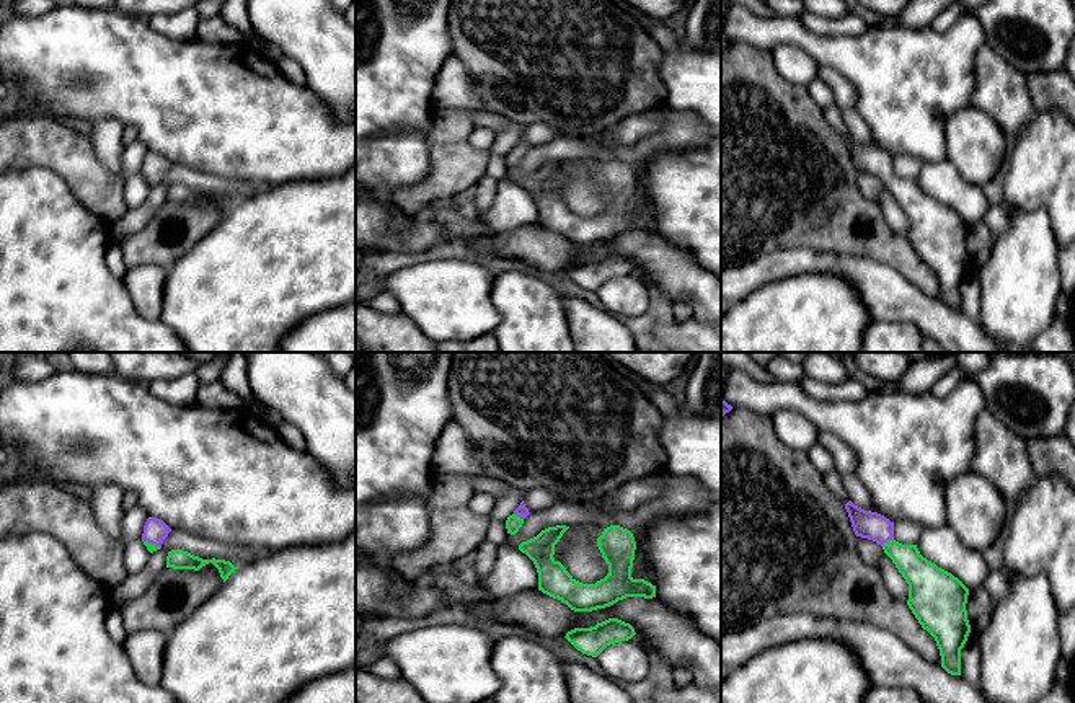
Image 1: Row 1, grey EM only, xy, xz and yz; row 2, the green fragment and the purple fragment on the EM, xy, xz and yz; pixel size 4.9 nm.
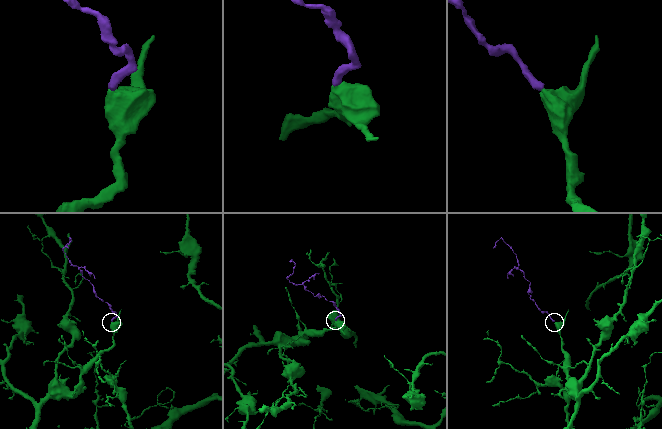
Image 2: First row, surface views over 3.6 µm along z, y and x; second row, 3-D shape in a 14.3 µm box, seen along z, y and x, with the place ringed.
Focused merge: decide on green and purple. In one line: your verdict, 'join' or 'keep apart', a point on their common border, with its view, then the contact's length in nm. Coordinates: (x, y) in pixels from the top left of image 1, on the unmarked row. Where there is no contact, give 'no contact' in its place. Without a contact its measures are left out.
join | yz (888, 176) | 80 nm

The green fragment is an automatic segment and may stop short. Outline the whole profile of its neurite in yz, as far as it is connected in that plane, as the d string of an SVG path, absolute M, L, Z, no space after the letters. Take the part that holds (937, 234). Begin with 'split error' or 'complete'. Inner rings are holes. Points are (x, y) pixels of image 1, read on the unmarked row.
split error; M852 135L845 139L856 171L883 181L905 217L907 240L936 276L941 302L951 310L961 310L961 284L971 267L967 254L969 223L951 207L923 192L917 179L894 175L894 157L884 150L865 145Z

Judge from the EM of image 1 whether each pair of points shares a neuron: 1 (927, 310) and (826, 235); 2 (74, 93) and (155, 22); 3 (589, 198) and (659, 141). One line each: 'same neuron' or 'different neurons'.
1: different neurons
2: different neurons
3: same neuron

